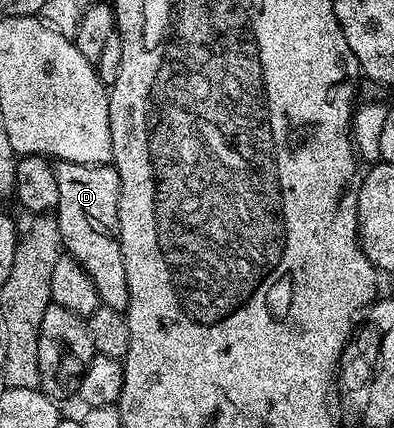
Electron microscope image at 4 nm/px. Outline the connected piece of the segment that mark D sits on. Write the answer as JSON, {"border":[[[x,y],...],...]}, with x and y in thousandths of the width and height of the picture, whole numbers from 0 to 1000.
{"border":[[[147,379],[140,411],[142,428],[150,432],[142,507],[165,591],[183,596],[208,619],[213,636],[223,636],[223,645],[234,645],[234,664],[244,664],[244,682],[256,713],[317,729],[325,720],[325,645],[315,636],[310,575],[292,554],[299,544],[299,470],[305,467],[299,400],[279,383],[226,388],[190,379]]]}

